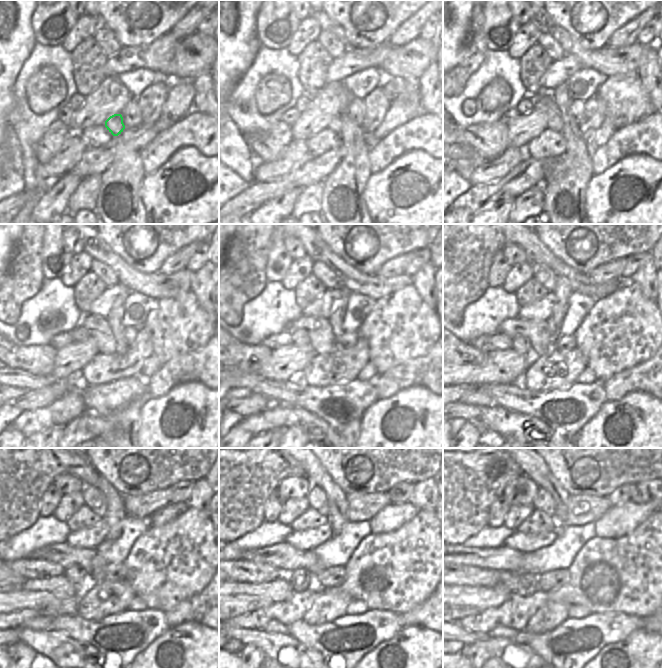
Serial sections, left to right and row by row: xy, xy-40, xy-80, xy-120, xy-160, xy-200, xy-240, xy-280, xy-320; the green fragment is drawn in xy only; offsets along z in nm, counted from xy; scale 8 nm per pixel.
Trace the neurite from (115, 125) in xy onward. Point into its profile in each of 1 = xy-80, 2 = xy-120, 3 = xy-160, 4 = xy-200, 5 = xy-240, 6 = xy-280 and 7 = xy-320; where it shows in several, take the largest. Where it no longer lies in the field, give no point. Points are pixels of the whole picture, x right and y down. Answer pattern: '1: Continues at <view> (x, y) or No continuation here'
1: Continues at xy-80 (554, 122)
2: Continues at xy-120 (97, 327)
3: Continues at xy-160 (321, 337)
4: Continues at xy-200 (539, 333)
5: Continues at xy-240 (64, 554)
6: Continues at xy-280 (239, 565)
7: Continues at xy-320 (463, 566)

